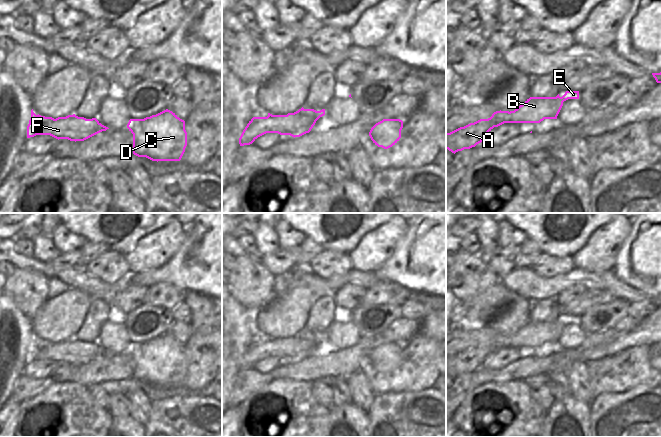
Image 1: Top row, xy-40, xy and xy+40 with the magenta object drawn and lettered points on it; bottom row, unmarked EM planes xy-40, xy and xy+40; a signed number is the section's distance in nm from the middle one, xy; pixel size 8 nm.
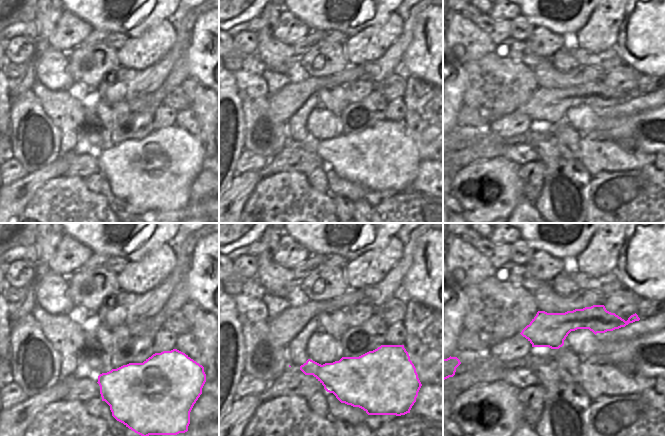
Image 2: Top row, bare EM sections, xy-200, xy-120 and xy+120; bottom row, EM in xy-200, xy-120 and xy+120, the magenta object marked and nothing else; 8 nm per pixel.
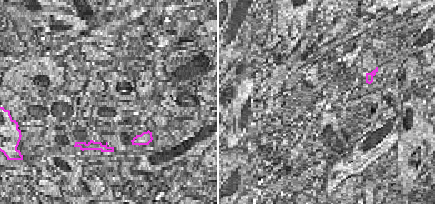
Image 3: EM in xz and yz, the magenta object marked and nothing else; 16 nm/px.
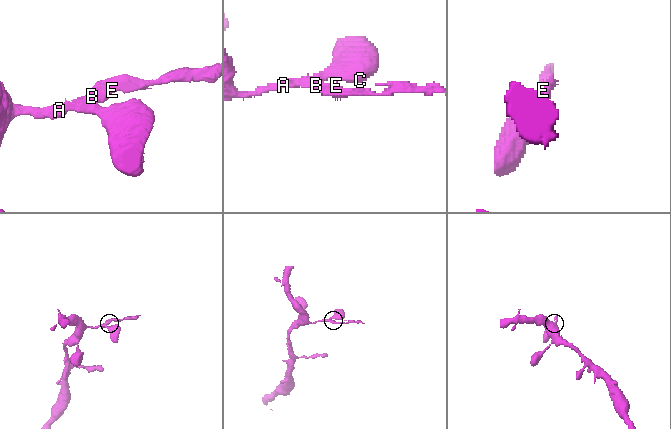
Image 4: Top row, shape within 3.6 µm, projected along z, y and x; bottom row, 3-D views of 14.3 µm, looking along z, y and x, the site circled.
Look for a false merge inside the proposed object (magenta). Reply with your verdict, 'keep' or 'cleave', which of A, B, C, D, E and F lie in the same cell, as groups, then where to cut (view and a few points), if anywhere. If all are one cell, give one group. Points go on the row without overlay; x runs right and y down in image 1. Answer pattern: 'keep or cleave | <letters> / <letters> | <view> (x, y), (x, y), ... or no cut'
cleave | A C D F / B E | xy (286, 339), (309, 340), (316, 344)

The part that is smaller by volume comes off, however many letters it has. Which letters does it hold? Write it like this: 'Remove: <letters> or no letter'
Remove: B, E

